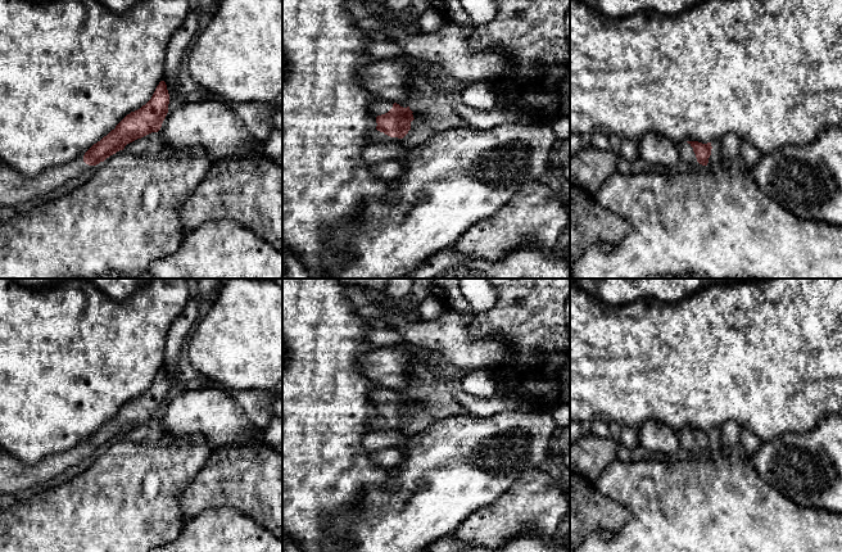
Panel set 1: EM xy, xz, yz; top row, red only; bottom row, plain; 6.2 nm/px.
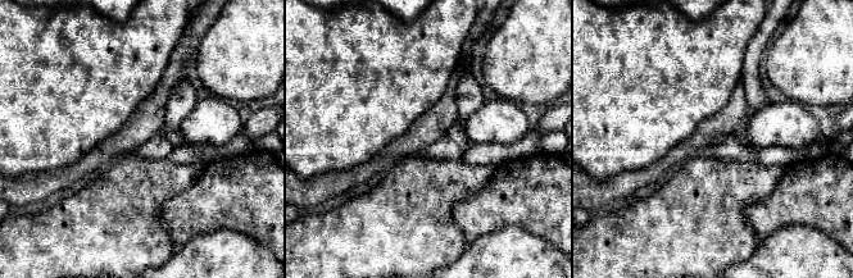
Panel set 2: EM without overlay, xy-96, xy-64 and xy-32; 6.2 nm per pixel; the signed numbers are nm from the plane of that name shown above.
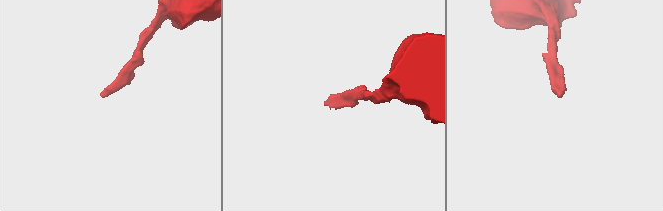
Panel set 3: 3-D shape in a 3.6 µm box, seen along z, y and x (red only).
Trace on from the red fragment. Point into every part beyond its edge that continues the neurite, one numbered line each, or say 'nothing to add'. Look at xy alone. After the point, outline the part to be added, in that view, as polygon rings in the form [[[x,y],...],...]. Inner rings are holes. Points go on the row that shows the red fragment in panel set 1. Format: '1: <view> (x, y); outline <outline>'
1: xy (16, 189); outline [[[0,160],[0,205],[15,208],[60,187],[82,175],[89,164],[83,160],[47,168],[36,176],[23,176]]]

